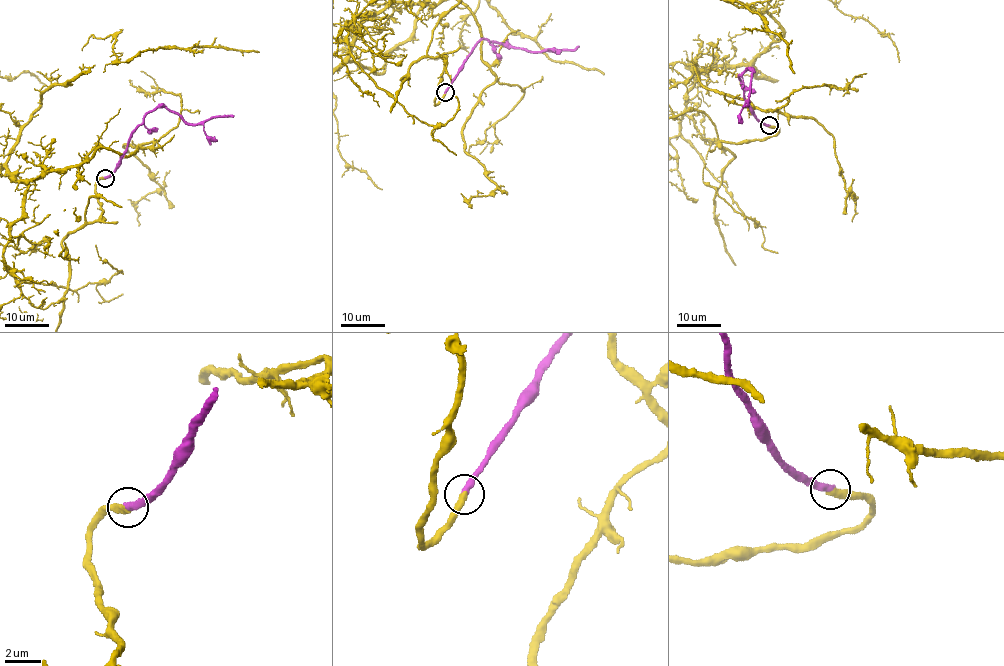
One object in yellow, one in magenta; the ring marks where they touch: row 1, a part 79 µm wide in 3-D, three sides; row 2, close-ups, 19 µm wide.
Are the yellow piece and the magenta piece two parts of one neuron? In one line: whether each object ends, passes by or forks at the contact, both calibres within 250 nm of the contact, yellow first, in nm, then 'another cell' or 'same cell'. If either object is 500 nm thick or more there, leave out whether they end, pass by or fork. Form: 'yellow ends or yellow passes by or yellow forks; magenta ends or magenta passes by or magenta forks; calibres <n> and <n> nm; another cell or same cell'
yellow ends; magenta ends; calibres 400 and 380 nm; same cell

